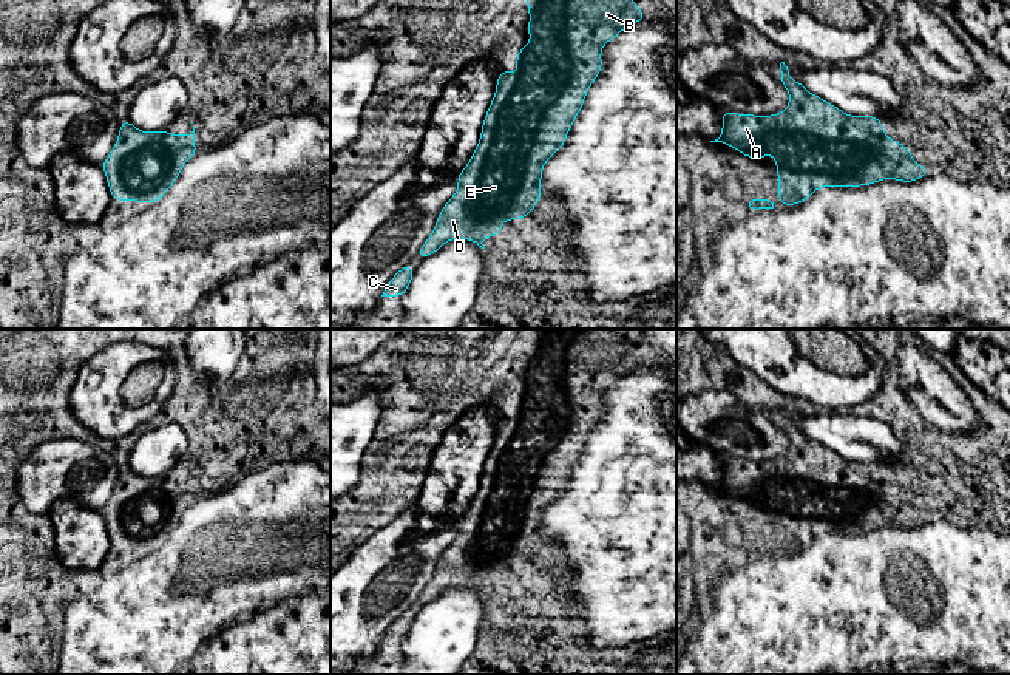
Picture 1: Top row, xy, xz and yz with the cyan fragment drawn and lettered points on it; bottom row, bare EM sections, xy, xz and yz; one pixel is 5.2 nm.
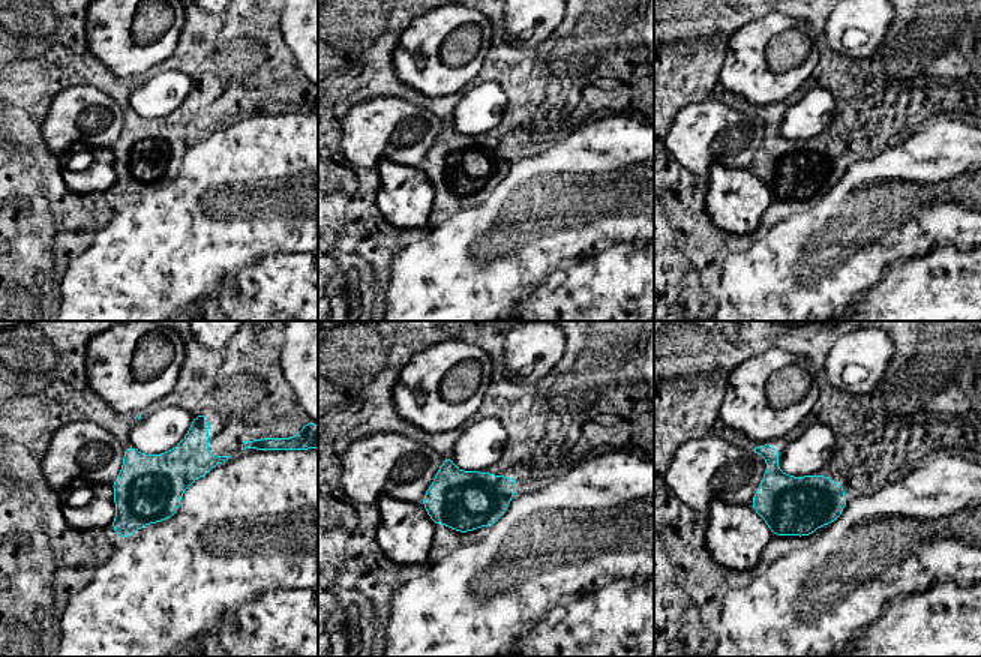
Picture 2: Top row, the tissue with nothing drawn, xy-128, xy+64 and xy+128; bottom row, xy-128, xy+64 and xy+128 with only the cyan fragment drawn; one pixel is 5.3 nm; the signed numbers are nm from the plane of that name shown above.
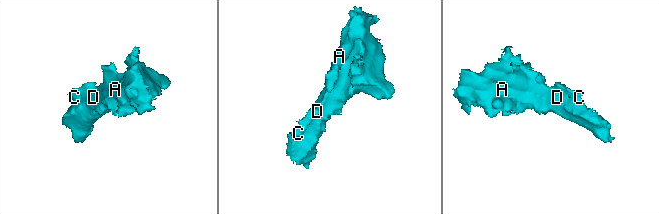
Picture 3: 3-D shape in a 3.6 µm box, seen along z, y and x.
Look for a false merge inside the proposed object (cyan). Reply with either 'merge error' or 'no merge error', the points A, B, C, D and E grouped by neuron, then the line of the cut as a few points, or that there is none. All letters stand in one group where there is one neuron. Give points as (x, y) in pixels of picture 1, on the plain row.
no merge error; groups A B C D E; cut none

